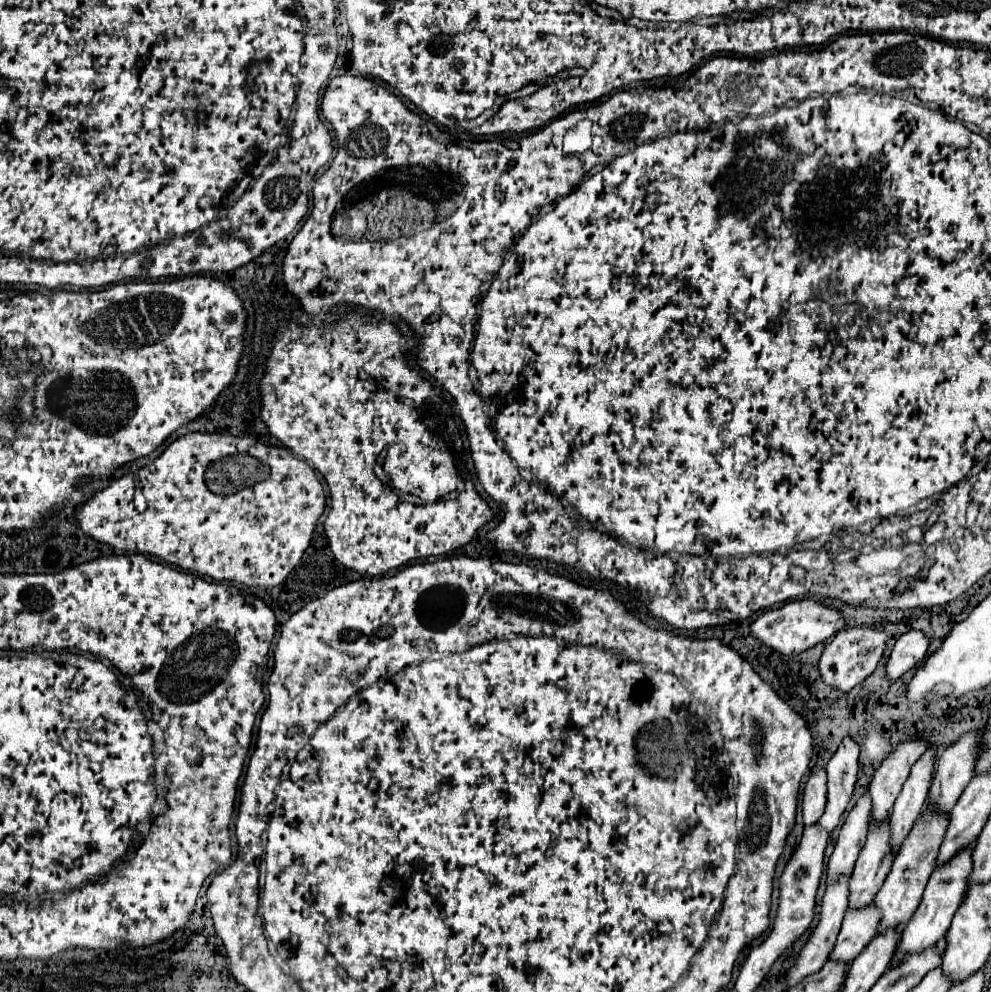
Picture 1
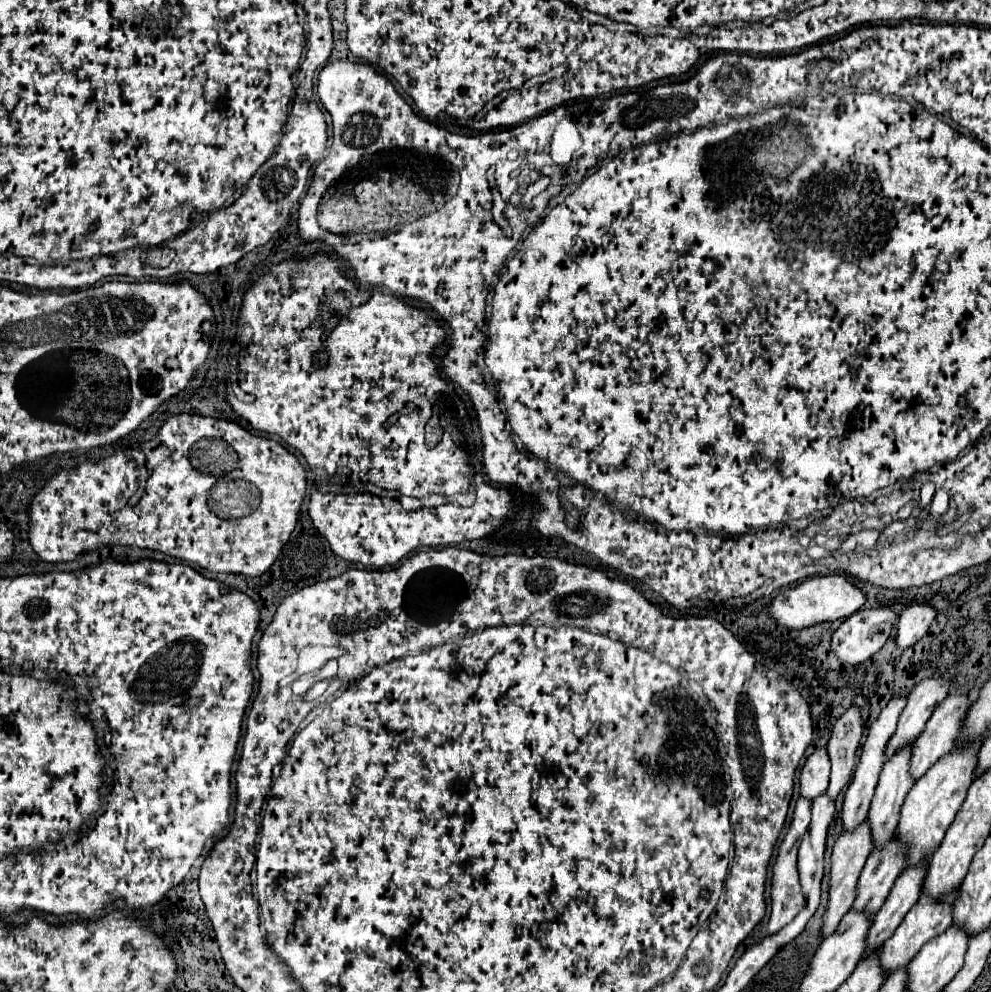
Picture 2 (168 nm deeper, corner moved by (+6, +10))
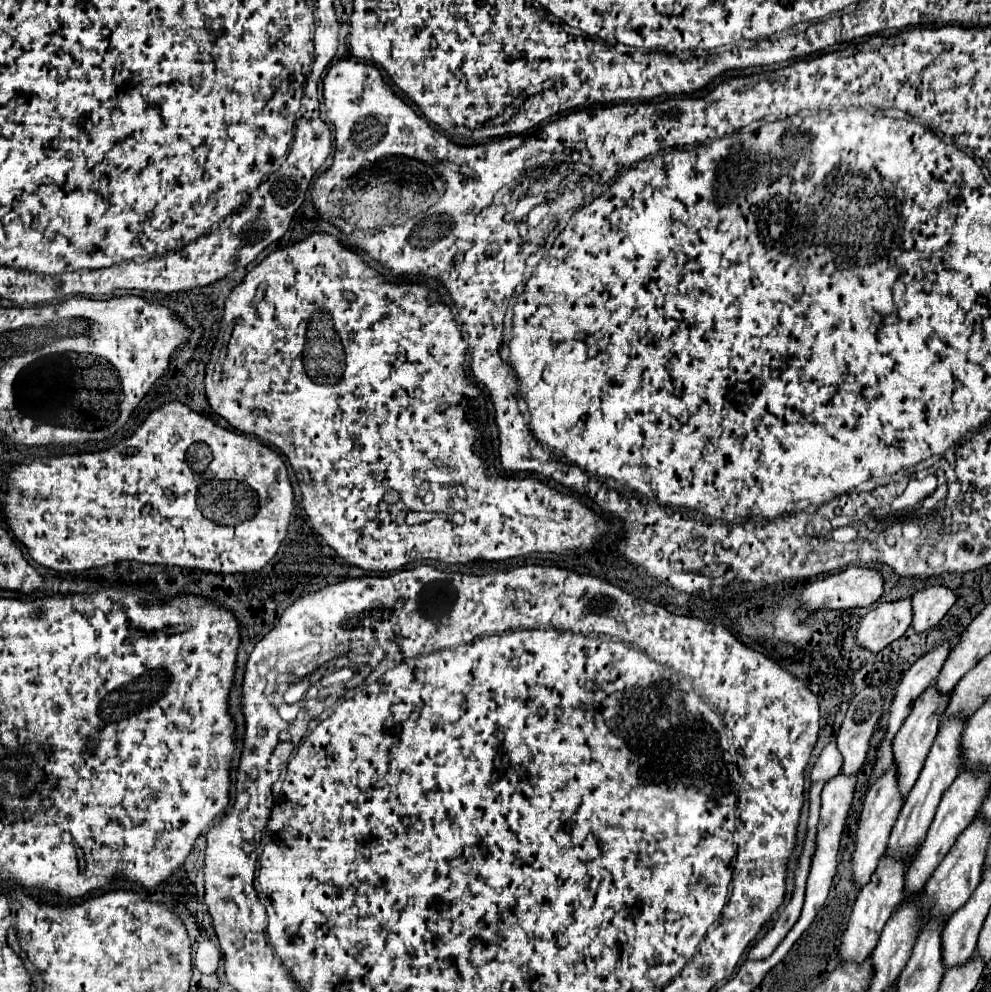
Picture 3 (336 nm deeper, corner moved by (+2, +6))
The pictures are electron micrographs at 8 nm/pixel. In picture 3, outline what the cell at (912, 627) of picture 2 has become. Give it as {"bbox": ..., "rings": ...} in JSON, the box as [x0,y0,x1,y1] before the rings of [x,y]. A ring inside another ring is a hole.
{"bbox":[913,586,957,632],"rings":[[[927,586],[913,594],[913,628],[925,632],[939,624],[947,610],[955,604],[957,596],[947,586]]]}

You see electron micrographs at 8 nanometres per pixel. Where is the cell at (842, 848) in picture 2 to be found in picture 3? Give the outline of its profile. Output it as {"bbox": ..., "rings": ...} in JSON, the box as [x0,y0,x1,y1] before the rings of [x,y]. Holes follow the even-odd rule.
{"bbox":[853,762,905,888],"rings":[[[893,762],[891,768],[883,772],[883,776],[873,784],[873,788],[869,788],[869,792],[865,796],[865,804],[863,804],[863,812],[861,812],[861,820],[859,820],[859,830],[857,830],[857,844],[855,844],[855,852],[853,852],[853,880],[855,880],[857,888],[867,884],[871,874],[875,872],[877,862],[887,848],[889,832],[891,832],[903,804],[905,804],[905,796],[899,792],[897,764]]]}

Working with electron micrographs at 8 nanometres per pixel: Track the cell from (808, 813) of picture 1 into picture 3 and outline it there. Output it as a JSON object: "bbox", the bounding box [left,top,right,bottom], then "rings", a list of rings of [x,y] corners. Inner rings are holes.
{"bbox":[809,742,843,782],"rings":[[[831,742],[831,744],[827,744],[823,748],[823,752],[821,752],[819,760],[815,762],[815,766],[813,766],[813,770],[811,770],[809,776],[811,776],[813,782],[817,782],[817,780],[827,782],[833,776],[837,776],[837,772],[841,772],[841,766],[843,766],[843,756],[837,750],[837,744]]]}

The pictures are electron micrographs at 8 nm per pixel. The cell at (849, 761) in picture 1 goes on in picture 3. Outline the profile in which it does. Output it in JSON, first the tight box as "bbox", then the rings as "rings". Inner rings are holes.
{"bbox":[837,686,883,774],"rings":[[[867,686],[851,700],[847,716],[837,736],[837,746],[843,754],[845,774],[859,772],[869,750],[869,740],[879,726],[881,714],[883,714],[883,696],[879,688]]]}

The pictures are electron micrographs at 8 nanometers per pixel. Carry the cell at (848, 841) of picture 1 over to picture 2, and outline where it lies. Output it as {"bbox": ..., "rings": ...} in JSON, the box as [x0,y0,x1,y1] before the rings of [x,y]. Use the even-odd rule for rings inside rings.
{"bbox":[841,698,907,832],"rings":[[[893,698],[885,710],[881,712],[881,716],[871,724],[869,728],[869,734],[867,734],[867,740],[863,744],[863,752],[861,752],[861,760],[855,768],[855,774],[853,774],[853,782],[849,784],[847,792],[845,792],[845,800],[843,800],[843,810],[841,810],[841,826],[843,826],[843,832],[853,832],[853,828],[857,828],[861,824],[861,820],[867,818],[867,810],[869,810],[869,804],[871,804],[871,798],[873,798],[873,792],[875,792],[875,786],[877,786],[877,780],[879,780],[879,774],[881,774],[881,768],[885,764],[885,744],[889,740],[889,736],[893,736],[895,728],[897,728],[897,720],[899,720],[899,714],[901,710],[905,708],[907,704],[907,698]]]}

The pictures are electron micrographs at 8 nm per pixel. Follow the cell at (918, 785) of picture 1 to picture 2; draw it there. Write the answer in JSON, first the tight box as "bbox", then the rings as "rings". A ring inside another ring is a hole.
{"bbox":[909,690,971,780],"rings":[[[957,690],[955,694],[949,694],[935,708],[925,730],[913,742],[913,748],[911,748],[909,774],[913,776],[913,780],[919,780],[921,776],[925,776],[925,772],[939,758],[943,758],[949,752],[949,748],[953,748],[953,740],[961,730],[961,720],[965,718],[969,702],[971,702],[969,694],[965,694],[963,690]]]}

